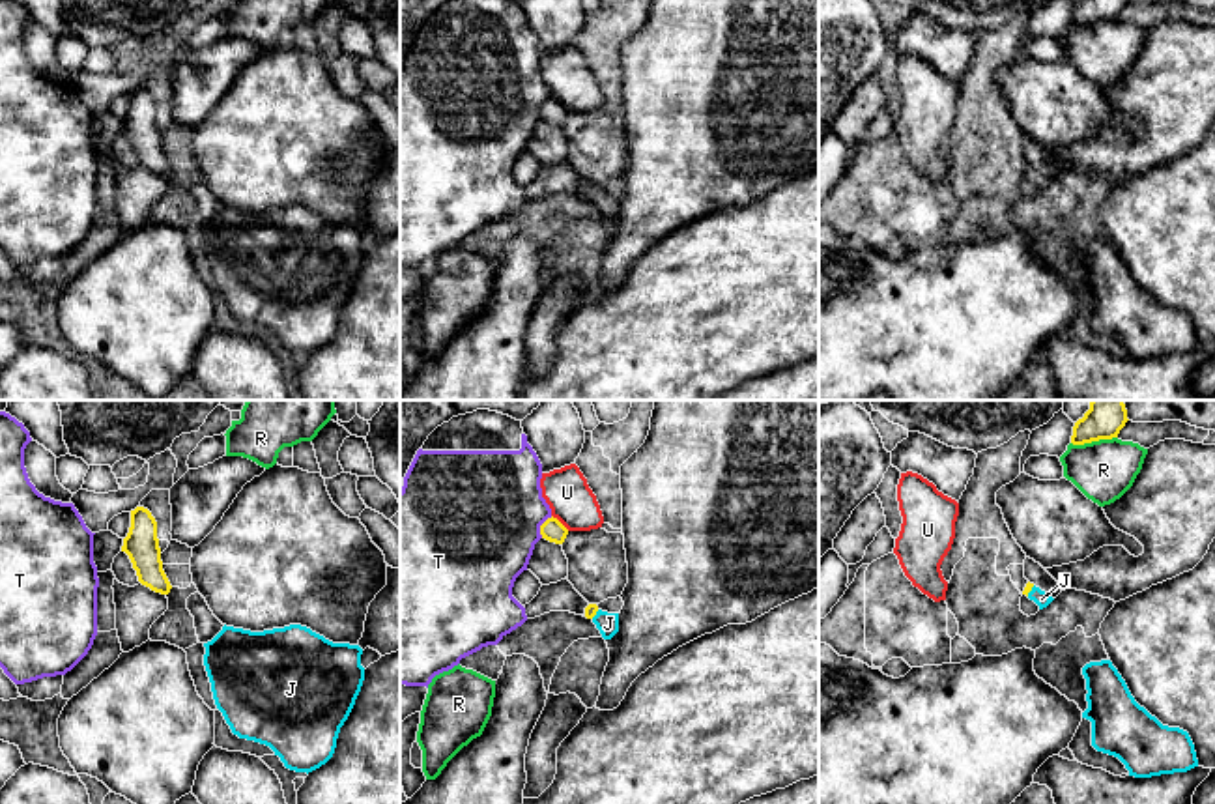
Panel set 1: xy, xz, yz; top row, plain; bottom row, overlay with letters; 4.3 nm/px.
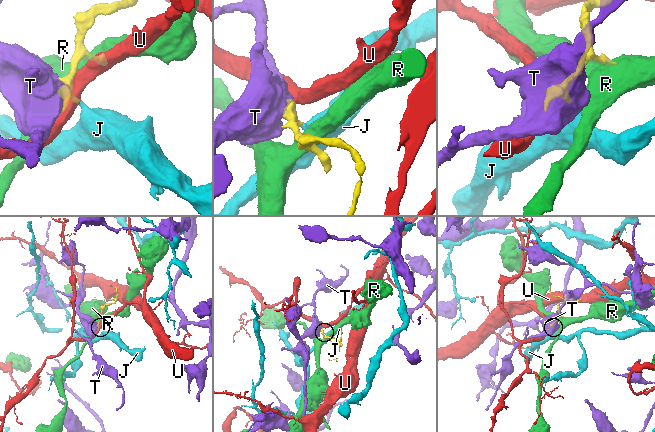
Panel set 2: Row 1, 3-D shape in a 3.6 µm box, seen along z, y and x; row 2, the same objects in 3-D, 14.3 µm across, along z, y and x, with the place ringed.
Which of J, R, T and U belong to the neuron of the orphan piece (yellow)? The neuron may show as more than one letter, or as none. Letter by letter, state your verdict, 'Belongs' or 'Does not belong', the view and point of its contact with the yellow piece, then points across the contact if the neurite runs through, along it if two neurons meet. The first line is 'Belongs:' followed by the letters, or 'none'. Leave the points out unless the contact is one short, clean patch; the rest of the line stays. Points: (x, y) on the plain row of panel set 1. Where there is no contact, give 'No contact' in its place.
Belongs: J
J: Belongs. Touches yellow at yz (1030, 171). Path across: yz (1029, 167), (1030, 171), (1042, 180)
R: Does not belong. Touches yellow at yz (1094, 21). Boundary: yz (1116, 17), (1072, 25)
T: Does not belong. Touches yellow at xz (541, 107). Boundary: xz (552, 98), (541, 107), (541, 118)
U: Does not belong. Touches yellow at xz (559, 103). Boundary: xz (552, 96), (569, 111)

